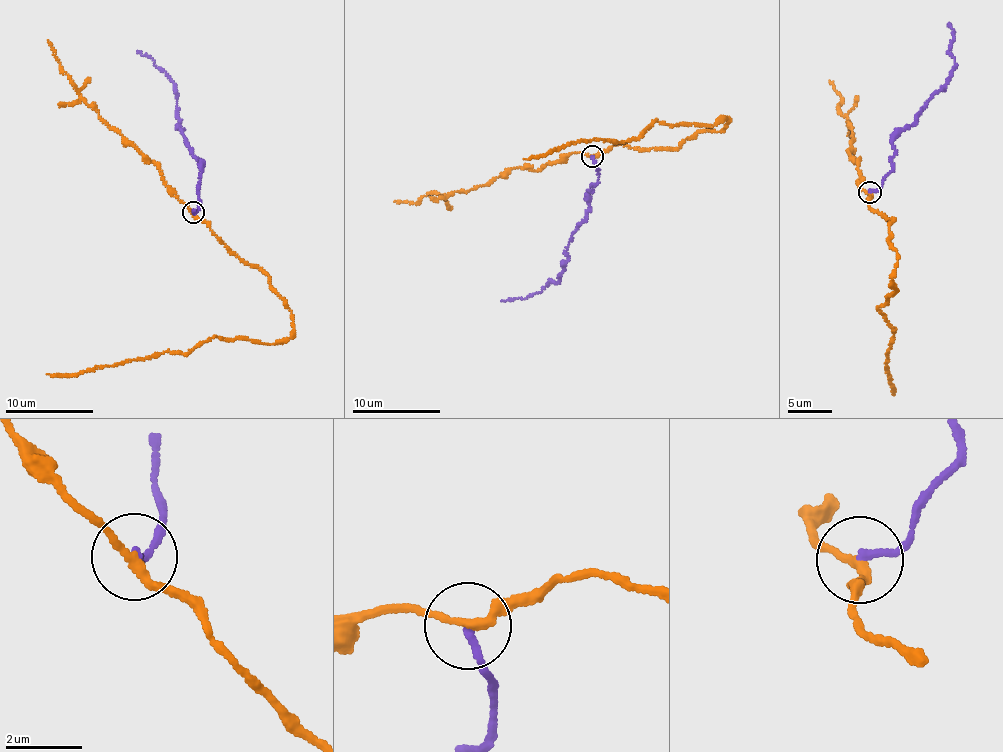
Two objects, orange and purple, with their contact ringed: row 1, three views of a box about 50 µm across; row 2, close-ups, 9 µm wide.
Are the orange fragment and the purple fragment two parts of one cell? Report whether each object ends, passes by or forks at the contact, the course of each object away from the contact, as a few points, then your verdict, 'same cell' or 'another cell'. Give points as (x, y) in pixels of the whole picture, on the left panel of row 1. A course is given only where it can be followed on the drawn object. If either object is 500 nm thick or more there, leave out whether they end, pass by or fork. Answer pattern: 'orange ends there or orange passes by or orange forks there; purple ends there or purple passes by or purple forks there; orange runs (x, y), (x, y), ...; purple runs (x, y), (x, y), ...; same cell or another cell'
orange passes by; purple ends there; orange runs (193, 211), (268, 276), (291, 312), (294, 333), (270, 344), (213, 336), (182, 353), (46, 374); purple runs (193, 211), (199, 198), (202, 164), (181, 131), (173, 81), (137, 51); another cell

